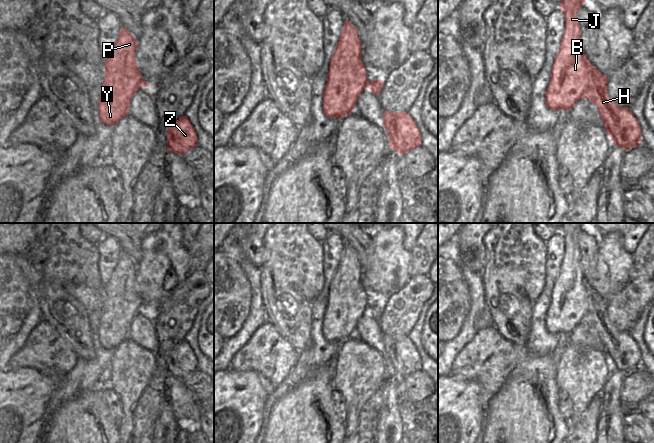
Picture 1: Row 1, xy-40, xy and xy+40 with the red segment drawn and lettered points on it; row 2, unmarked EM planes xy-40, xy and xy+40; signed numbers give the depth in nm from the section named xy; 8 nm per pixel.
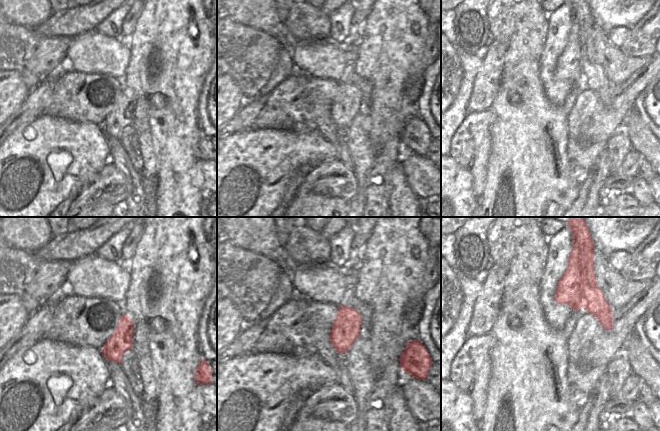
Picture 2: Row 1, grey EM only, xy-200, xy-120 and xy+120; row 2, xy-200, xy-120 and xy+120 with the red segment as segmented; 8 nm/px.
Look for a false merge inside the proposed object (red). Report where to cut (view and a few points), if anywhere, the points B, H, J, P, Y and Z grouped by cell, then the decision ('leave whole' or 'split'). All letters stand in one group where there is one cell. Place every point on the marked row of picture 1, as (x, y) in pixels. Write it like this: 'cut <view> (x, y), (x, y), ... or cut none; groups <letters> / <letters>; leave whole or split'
cut xy+40 (606, 79), (597, 85), (595, 91), (588, 90), (582, 97); groups B J P Y / H Z; split

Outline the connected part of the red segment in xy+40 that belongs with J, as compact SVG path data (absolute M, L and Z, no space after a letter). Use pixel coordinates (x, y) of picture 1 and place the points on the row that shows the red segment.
M562 0L559 5L565 15L565 31L551 69L551 81L545 93L545 103L550 110L570 110L588 90L596 92L597 85L607 80L607 76L587 59L581 45L581 29L577 13L585 2L586 0Z

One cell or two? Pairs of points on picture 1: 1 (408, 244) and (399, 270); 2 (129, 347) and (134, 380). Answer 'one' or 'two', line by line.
1: two
2: one

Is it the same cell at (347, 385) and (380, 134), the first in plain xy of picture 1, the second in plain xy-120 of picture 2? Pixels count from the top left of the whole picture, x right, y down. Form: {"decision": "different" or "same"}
{"decision": "different"}

